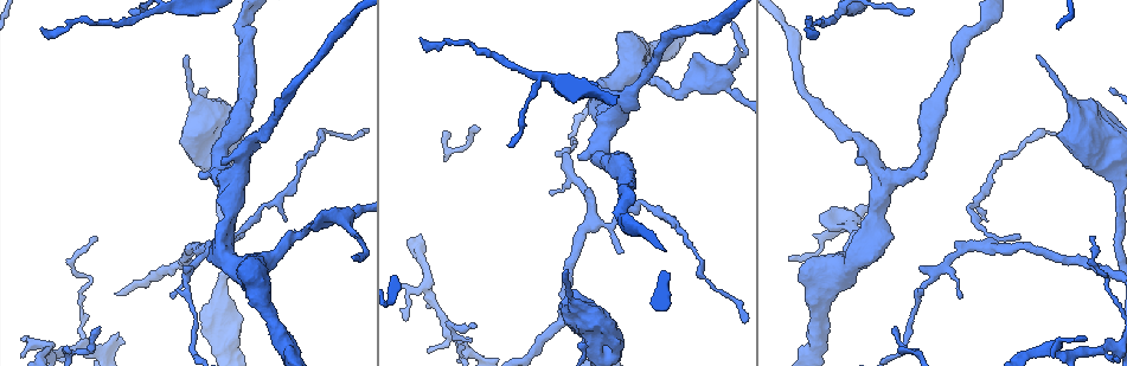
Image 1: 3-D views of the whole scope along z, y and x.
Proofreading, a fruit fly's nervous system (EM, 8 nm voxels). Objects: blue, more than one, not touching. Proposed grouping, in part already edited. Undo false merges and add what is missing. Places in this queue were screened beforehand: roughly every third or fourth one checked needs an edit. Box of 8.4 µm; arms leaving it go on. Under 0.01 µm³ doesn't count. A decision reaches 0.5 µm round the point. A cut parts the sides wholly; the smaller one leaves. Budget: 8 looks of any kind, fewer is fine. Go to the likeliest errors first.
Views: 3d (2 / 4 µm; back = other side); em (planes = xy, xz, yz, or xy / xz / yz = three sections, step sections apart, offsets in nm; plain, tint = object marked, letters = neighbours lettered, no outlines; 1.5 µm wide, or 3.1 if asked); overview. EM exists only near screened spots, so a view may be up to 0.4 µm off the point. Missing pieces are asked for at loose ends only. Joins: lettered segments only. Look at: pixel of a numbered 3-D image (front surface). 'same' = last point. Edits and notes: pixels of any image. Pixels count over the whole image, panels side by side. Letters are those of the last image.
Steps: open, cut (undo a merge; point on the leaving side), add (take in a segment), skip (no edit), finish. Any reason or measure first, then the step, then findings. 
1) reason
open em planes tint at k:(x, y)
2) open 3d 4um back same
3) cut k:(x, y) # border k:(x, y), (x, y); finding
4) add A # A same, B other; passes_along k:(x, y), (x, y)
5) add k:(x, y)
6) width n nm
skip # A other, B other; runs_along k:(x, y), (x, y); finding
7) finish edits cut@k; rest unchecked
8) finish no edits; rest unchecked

open em xy step 4 tint at 1:(1038, 57)

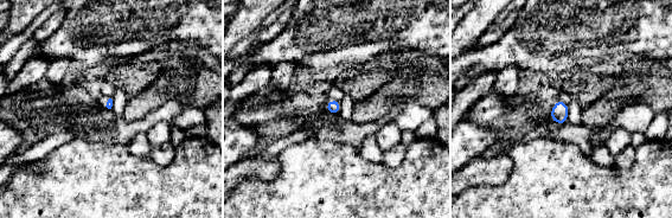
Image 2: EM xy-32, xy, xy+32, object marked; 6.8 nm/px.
another direction
open em planes letters same

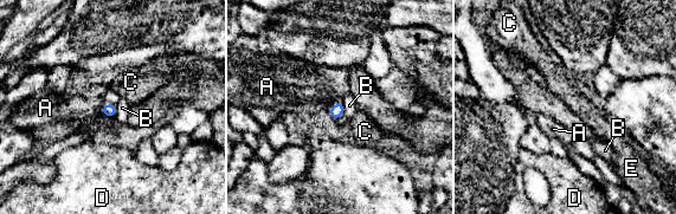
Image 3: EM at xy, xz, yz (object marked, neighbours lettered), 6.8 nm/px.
skip # A other, B other, C other, D other, E other; border 3:(116, 104), (116, 114), (114, 116); no lettered segment goes on from it

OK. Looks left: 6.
sudden change in width
open 3d 2um at 1:(918, 294)

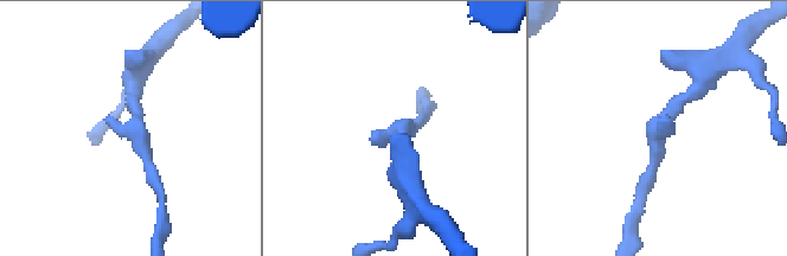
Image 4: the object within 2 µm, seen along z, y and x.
shape alone is not enough
open em yz step 4 tint at 4:(136, 126)

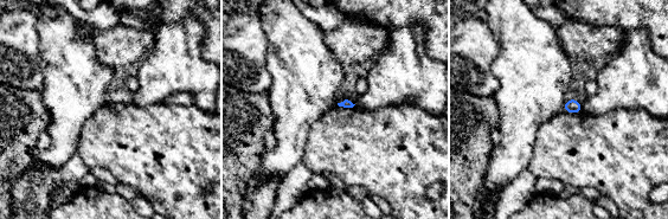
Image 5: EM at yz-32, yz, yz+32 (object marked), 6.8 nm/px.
open em planes letters same

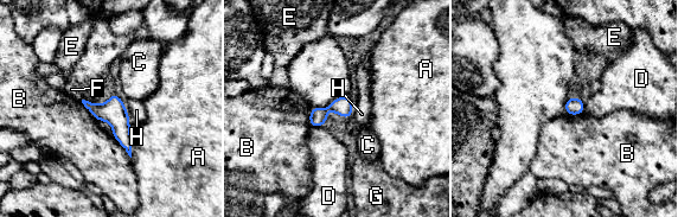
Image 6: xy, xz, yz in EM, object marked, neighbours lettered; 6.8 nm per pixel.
skip # A other, B other, C other, D other, E other, F other, G other, H other; border 6:(127, 112), (129, 115); continuous, no second cell

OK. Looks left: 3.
an open end
open 3d 4um at 1:(806, 28)

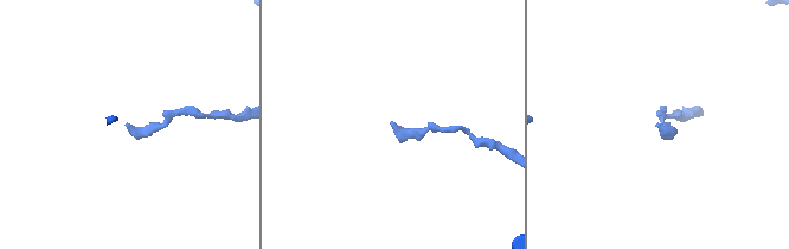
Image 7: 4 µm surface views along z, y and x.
need the tissue
open em xy step 8 letters at 7:(658, 124)

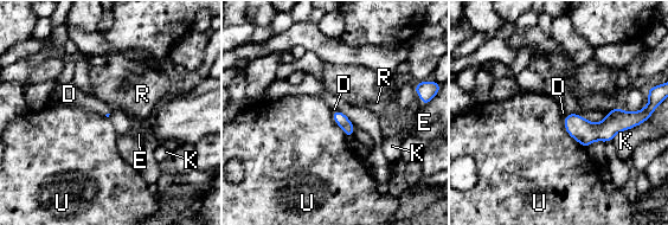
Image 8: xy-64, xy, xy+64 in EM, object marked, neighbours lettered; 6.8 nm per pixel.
open em yz step 4 letters same

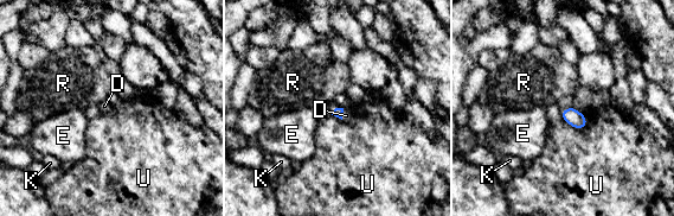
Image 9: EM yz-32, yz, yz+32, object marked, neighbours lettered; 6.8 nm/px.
width 60 nm
add D # D same, E other, K other, R other, U other; passes_along 9:(338, 112), (342, 110), (346, 115); it goes on there

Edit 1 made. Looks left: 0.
finish edits add@9; rest unchecked

